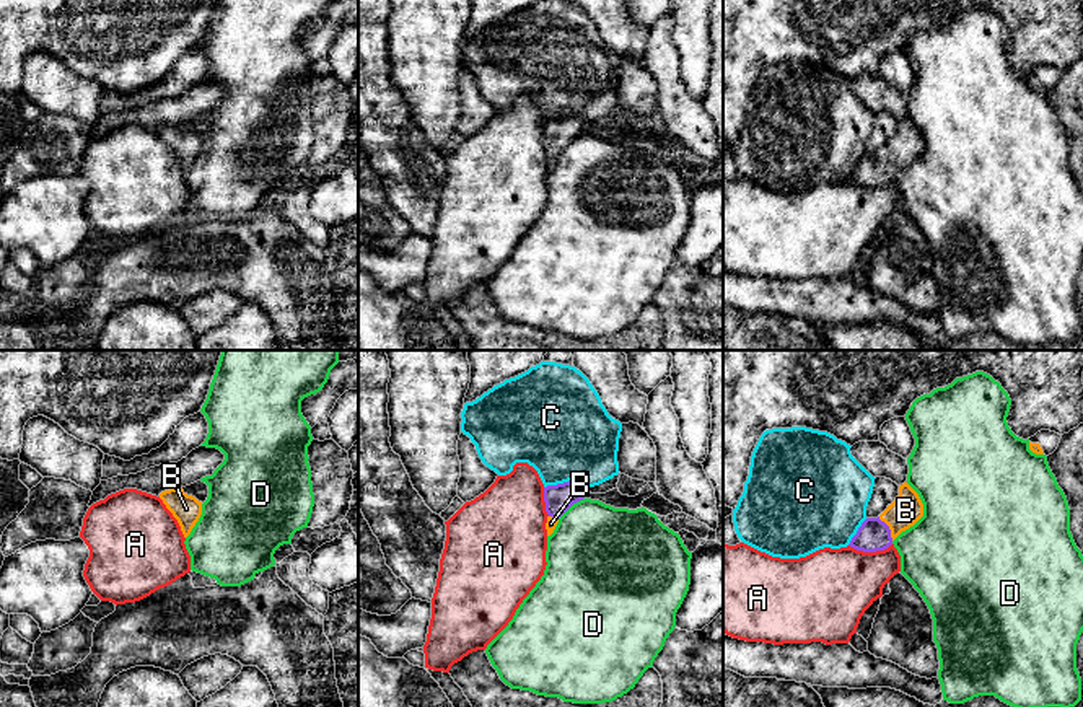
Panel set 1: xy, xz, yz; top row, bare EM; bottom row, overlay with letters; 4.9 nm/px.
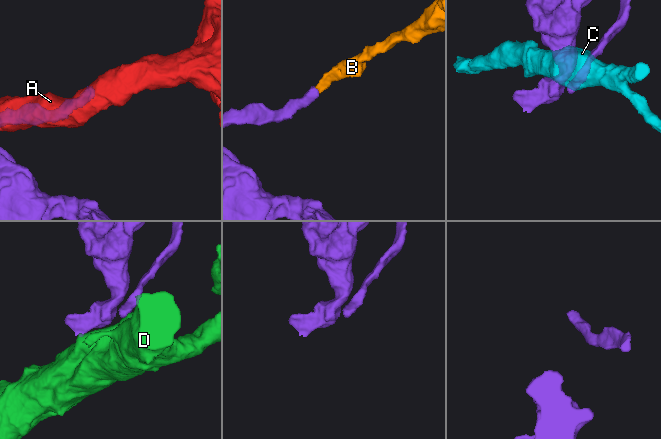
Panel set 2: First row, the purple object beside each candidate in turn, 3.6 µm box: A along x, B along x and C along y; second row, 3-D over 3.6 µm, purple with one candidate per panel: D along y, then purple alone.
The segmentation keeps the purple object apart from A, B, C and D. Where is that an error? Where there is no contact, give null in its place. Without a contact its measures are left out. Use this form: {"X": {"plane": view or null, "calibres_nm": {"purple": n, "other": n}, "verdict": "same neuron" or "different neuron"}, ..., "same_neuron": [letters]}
{"A": {"plane": "yz", "calibres_nm": {"purple": 160, "other": 380}, "verdict": "different neuron"}, "B": {"plane": "yz", "calibres_nm": {"purple": 160, "other": 160}, "verdict": "same neuron"}, "C": {"plane": "xz", "calibres_nm": {"purple": 140, "other": 460}, "verdict": "different neuron"}, "D": {"plane": "xz", "calibres_nm": {"purple": 140, "other": 460}, "verdict": "different neuron"}, "same_neuron": ["B"]}

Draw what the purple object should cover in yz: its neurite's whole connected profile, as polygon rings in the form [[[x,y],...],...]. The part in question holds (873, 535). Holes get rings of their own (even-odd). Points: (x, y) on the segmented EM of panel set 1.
[[[904,482],[896,500],[878,518],[866,518],[848,546],[863,552],[884,551],[922,516],[923,503],[919,494]]]

